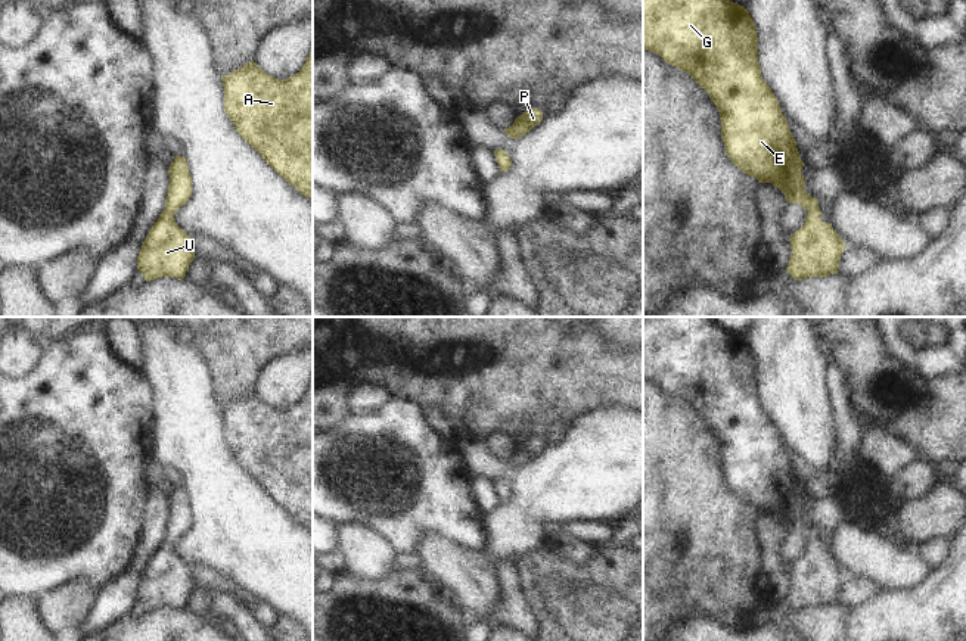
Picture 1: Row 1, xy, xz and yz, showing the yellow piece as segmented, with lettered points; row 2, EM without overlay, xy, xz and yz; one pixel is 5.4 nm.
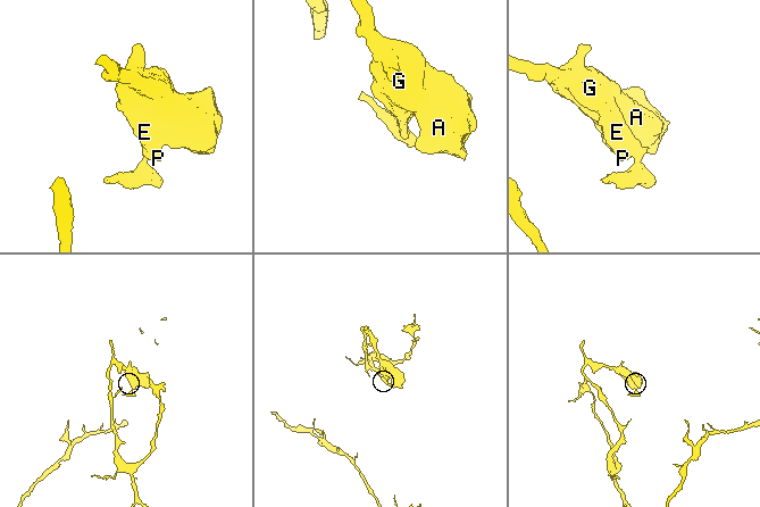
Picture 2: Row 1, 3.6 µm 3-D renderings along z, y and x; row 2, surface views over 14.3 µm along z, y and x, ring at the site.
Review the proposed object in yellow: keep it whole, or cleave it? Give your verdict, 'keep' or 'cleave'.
keep

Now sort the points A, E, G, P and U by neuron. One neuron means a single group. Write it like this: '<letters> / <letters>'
A E G P U

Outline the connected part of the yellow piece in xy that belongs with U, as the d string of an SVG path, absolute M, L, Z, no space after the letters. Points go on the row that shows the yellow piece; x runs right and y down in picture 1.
M184 156L168 167L170 184L165 209L147 233L137 256L137 270L146 281L158 277L183 280L195 252L190 236L176 224L174 214L192 196L192 175Z

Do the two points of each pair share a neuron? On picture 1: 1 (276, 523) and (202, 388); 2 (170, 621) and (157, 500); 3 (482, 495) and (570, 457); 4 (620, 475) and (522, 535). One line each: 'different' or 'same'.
1: same
2: different
3: different
4: same

